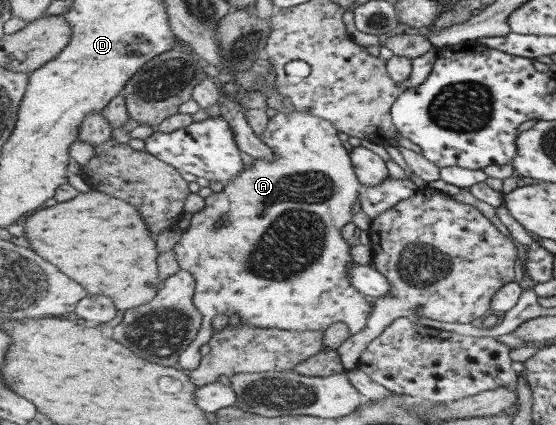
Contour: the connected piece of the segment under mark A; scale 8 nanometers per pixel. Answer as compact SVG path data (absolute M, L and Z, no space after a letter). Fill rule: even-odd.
M297 110L288 113L278 113L270 119L269 126L260 136L260 139L267 143L275 152L275 159L253 159L253 163L245 166L241 174L225 184L221 192L212 193L205 200L205 207L195 214L192 214L190 225L183 231L180 241L173 250L178 255L179 265L182 270L187 270L195 276L196 292L194 294L195 306L203 313L202 328L195 338L195 341L186 351L179 356L179 362L183 368L197 369L201 364L201 348L209 344L216 332L213 330L213 316L239 316L240 322L257 329L280 329L291 331L325 331L331 324L344 322L352 335L362 332L367 327L367 321L374 309L374 305L367 302L365 295L351 283L350 265L354 262L351 256L353 241L343 238L341 230L353 220L353 208L360 202L360 190L362 182L359 181L350 150L343 146L339 138L339 129L331 121L323 117L313 116ZM224 219L224 226L216 229L216 225Z

